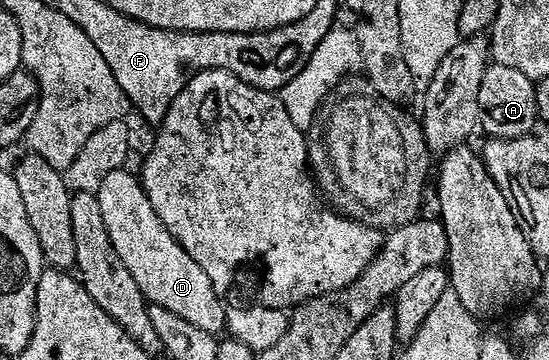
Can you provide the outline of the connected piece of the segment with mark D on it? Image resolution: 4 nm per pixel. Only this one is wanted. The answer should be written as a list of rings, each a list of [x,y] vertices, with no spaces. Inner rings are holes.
[[[110,170],[105,173],[102,185],[96,188],[100,202],[100,210],[104,213],[104,226],[108,230],[108,238],[119,246],[125,244],[158,244],[158,308],[172,310],[172,314],[180,314],[180,318],[192,322],[192,326],[200,326],[200,330],[222,334],[226,332],[228,304],[223,293],[204,274],[200,262],[176,242],[176,238],[163,229],[160,214],[156,214],[156,206],[148,198],[146,188],[137,175],[127,170]]]

